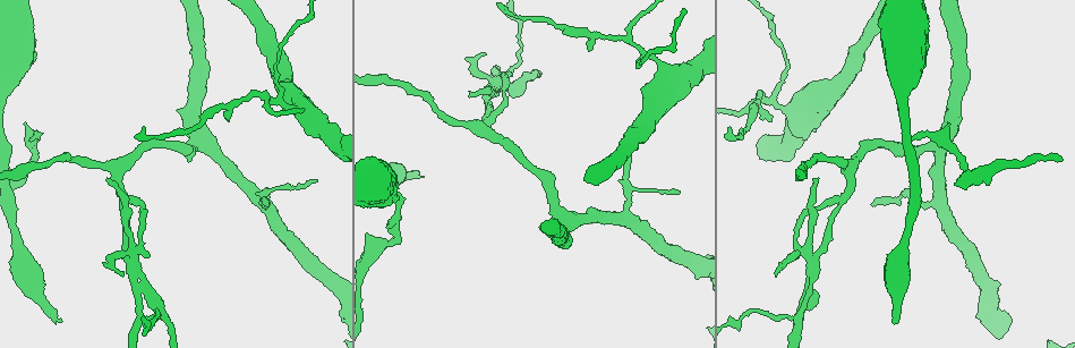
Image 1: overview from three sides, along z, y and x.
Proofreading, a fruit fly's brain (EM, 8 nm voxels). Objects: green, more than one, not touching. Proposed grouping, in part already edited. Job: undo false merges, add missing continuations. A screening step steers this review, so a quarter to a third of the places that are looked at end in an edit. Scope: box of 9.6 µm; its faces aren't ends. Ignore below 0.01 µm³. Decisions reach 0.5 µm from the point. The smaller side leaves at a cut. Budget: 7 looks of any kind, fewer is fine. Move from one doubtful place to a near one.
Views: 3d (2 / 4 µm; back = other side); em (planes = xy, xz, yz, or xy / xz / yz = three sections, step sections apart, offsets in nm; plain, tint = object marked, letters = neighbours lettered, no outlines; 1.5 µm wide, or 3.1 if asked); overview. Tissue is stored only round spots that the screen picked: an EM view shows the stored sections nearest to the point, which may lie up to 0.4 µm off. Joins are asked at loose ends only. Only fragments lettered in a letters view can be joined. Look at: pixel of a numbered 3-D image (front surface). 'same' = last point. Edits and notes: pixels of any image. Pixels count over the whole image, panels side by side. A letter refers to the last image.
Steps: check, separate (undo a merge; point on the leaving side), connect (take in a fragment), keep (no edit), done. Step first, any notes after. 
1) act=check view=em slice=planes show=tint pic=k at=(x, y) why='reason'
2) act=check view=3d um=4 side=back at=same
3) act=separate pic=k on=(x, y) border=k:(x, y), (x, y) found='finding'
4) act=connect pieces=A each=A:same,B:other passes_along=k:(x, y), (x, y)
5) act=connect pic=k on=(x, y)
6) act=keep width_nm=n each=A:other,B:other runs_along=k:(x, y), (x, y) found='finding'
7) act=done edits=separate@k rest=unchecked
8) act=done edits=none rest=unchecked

act=check view=3d um=2 pic=1 at=(139, 239) why='touches itself'

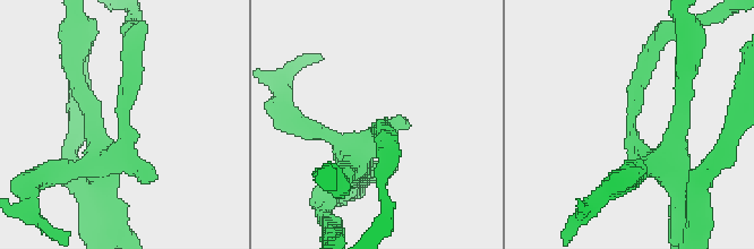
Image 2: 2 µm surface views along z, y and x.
act=check view=em slice=planes show=tint pic=2 at=(121, 120)

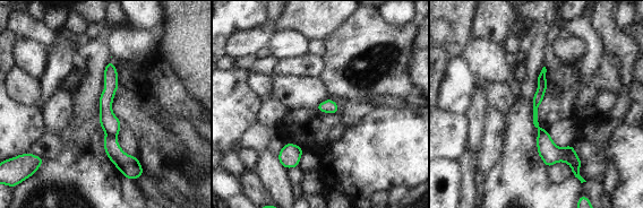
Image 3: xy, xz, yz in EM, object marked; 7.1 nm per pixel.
act=check view=em slice=planes show=letters at=same why='what lies round it'

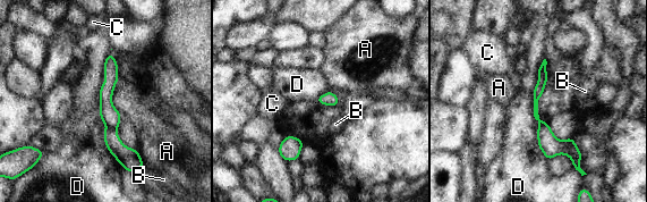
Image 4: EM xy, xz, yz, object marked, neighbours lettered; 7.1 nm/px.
act=separate pic=4 on=(129, 158) longest_contact=D:440nm each=A:other,B:other,C:other,D:other border=4:(107, 126), (116, 131) found='a second cell is stuck on'

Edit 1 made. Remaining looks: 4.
act=check view=overview why='see it whole again'

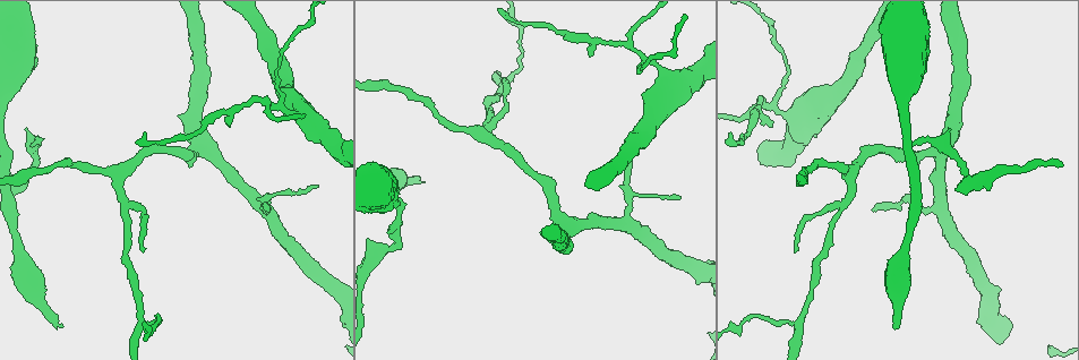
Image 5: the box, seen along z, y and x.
act=check view=em slice=xz step=4 show=letters pic=5 at=(681, 197) why='branch stops here'

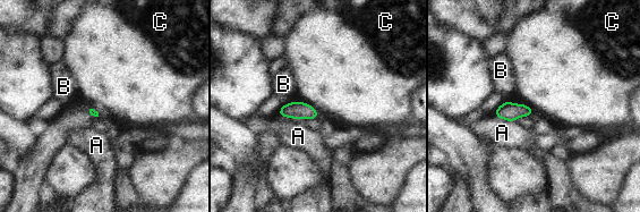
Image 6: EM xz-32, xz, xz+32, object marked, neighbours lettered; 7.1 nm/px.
act=check view=em slice=planes show=letters at=same

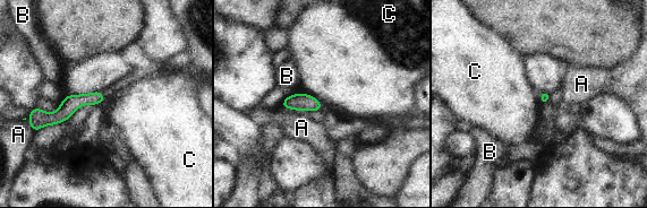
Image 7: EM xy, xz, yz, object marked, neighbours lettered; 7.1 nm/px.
act=keep each=A:other,B:other,C:other runs_along=7:(100, 97), (58, 116), (37, 112) found='none of them fits'

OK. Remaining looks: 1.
act=done edits=separate@4 rest=unchecked

